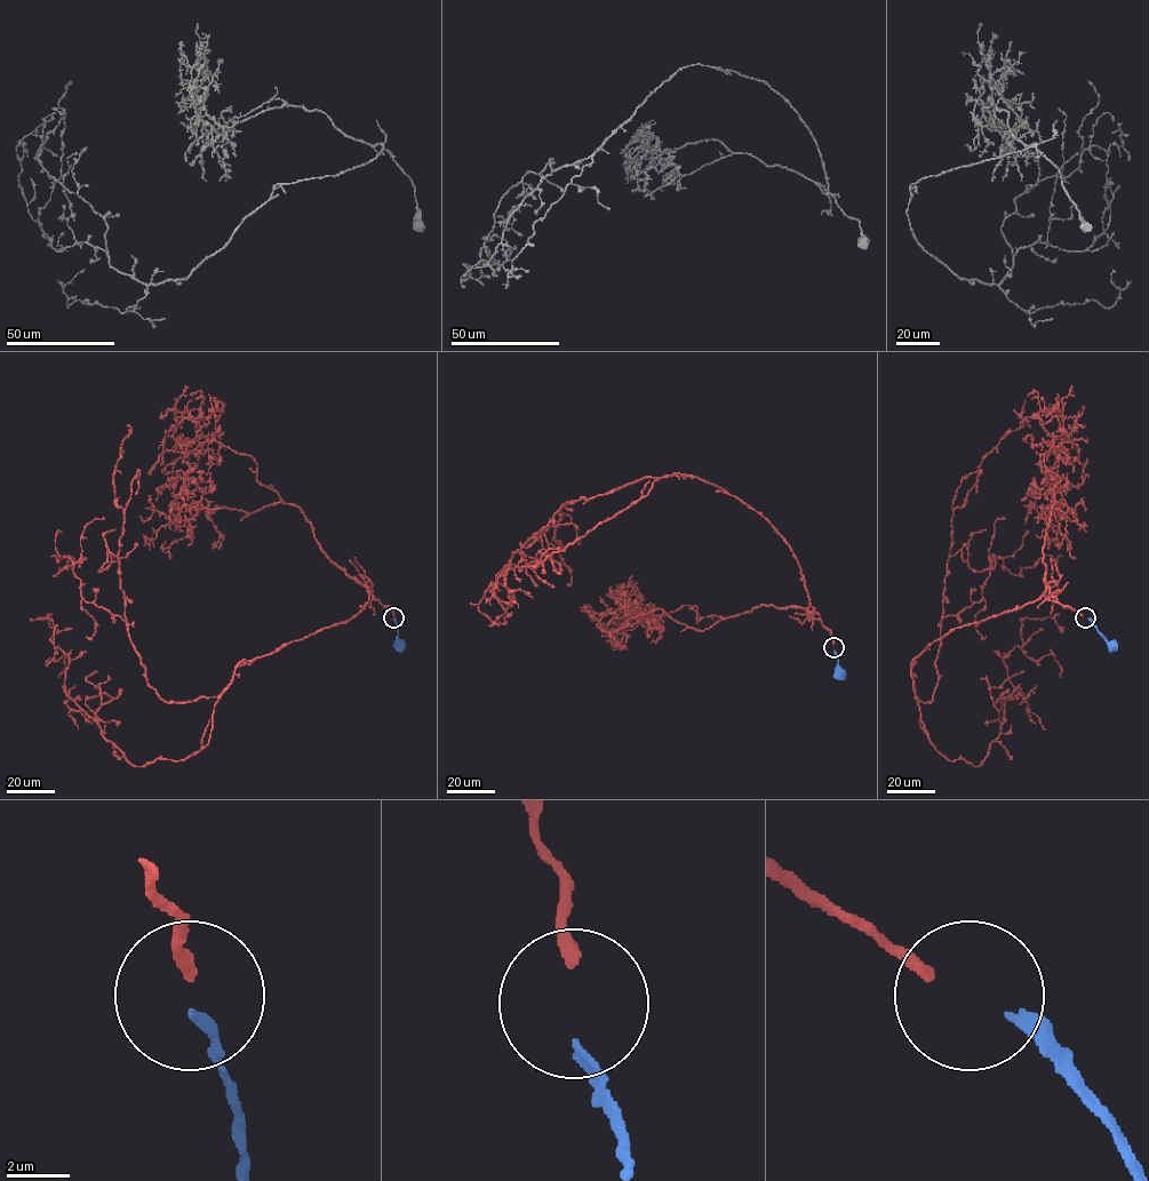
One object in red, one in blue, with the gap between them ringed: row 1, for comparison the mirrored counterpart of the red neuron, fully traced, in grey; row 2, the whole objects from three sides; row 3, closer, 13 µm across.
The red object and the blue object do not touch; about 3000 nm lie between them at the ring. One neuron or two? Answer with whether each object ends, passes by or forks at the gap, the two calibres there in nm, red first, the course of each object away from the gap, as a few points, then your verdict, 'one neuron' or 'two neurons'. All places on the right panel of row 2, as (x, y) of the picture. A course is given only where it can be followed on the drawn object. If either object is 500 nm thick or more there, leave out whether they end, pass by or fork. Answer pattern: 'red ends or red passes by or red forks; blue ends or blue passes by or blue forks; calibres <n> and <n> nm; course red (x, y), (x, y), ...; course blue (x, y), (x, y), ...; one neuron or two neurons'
red ends; blue ends; calibres 360 and 260 nm; course red (1083, 615), (1047, 587), (926, 647), (911, 677), (934, 747), (979, 766), (1022, 621), (1059, 631); course blue (1088, 619), (1111, 646); two neurons

